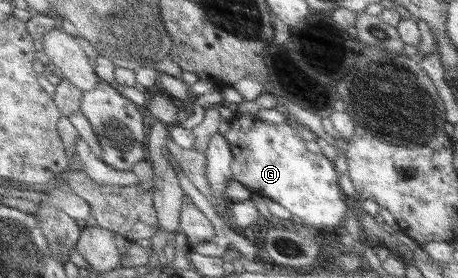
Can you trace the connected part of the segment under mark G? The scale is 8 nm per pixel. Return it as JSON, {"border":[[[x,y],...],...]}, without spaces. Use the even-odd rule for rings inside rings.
{"border":[[[240,113],[230,121],[230,130],[225,134],[230,141],[235,154],[232,163],[235,181],[242,182],[247,188],[261,196],[279,202],[292,214],[303,220],[303,225],[318,228],[318,230],[333,230],[339,232],[344,227],[346,204],[344,204],[344,191],[340,186],[340,172],[334,161],[323,153],[314,153],[308,149],[306,140],[293,125],[274,124],[266,122],[257,115]]]}

